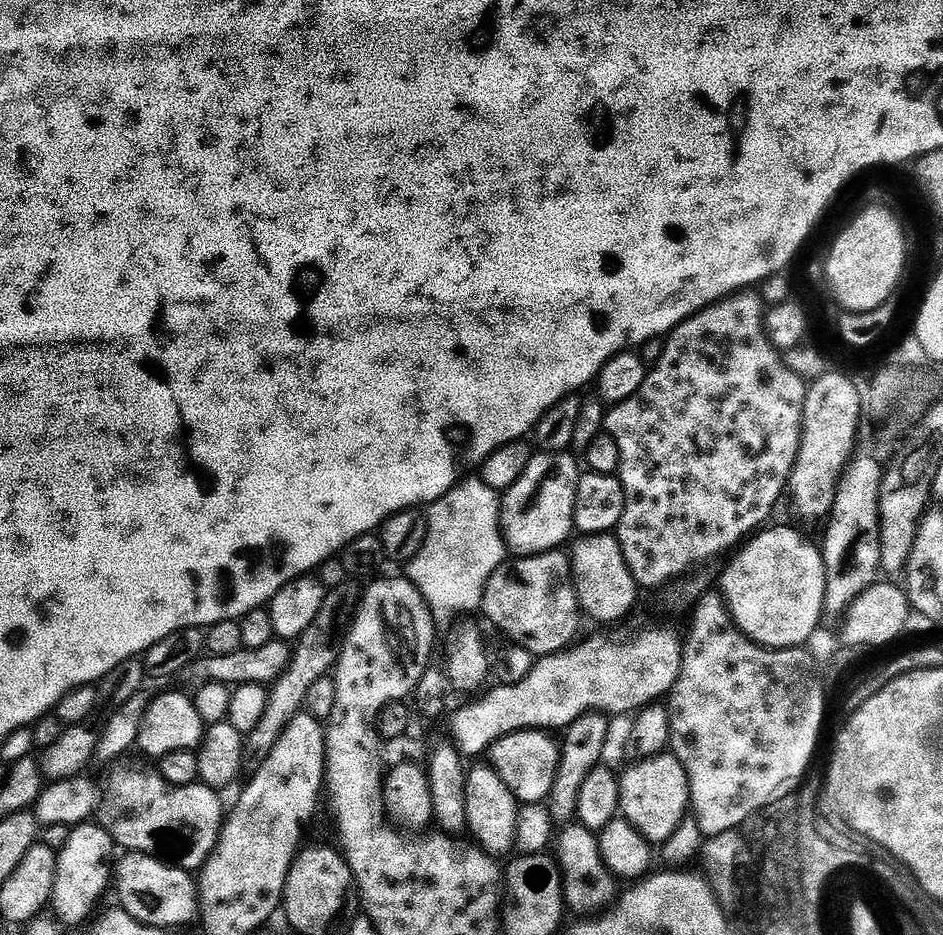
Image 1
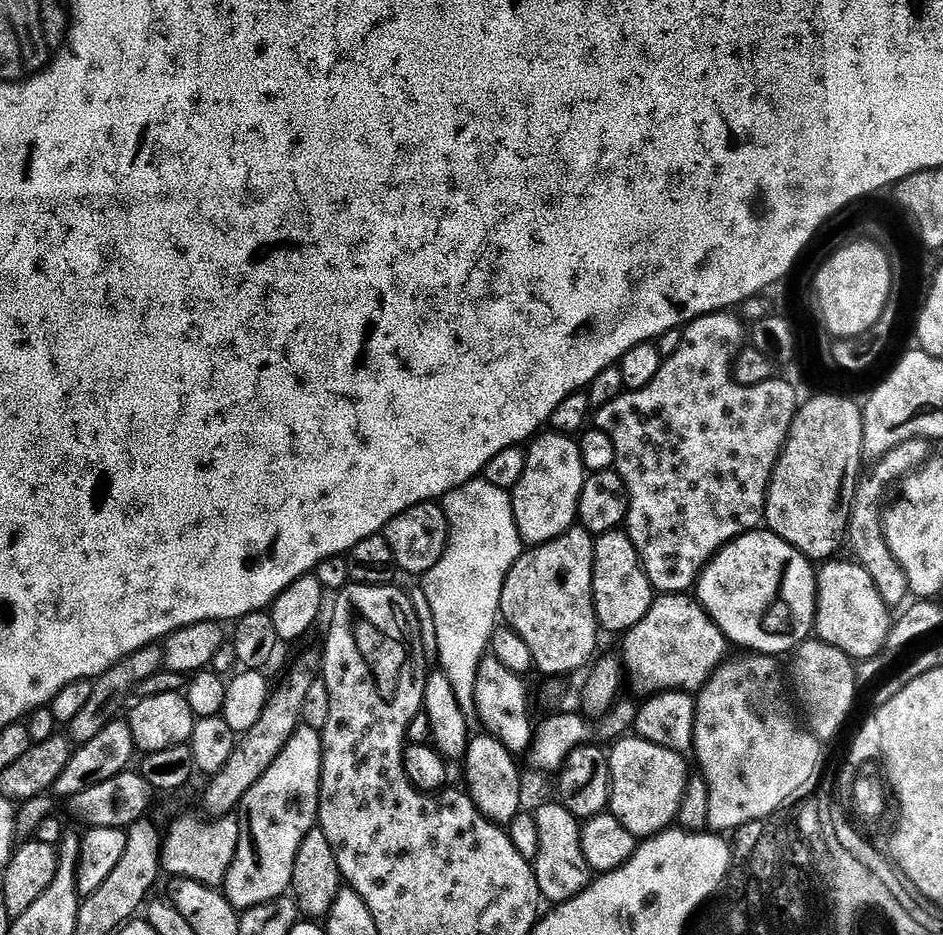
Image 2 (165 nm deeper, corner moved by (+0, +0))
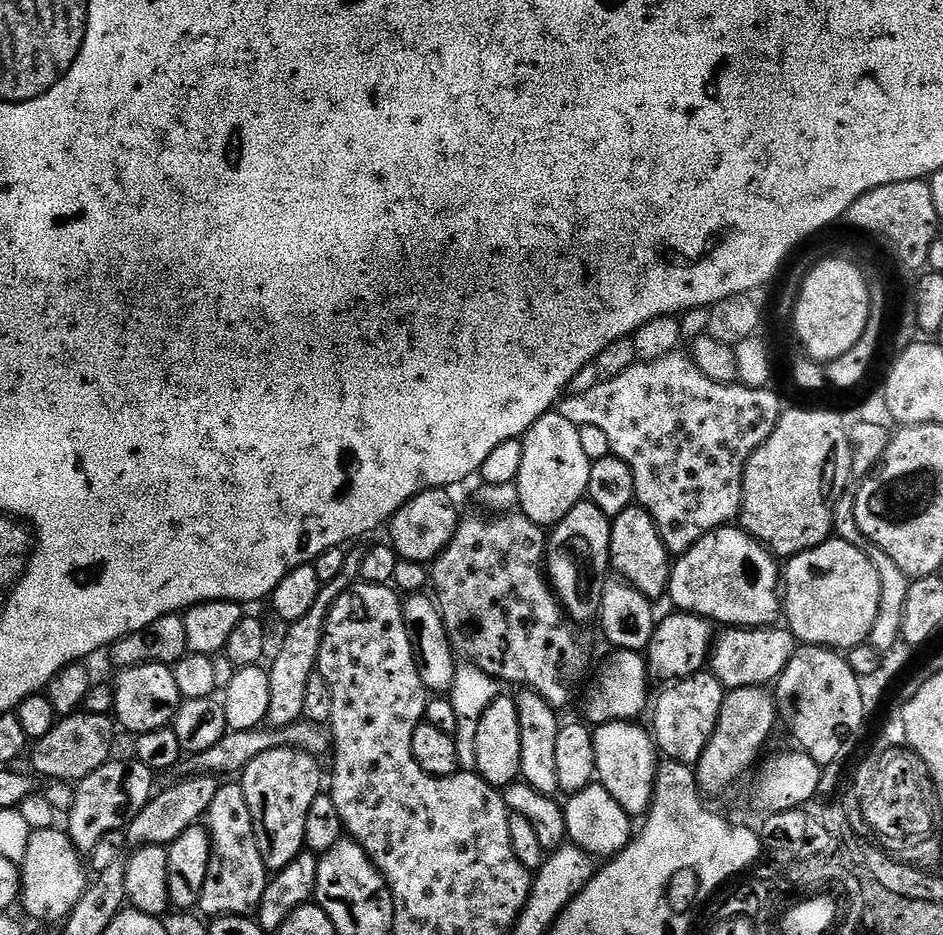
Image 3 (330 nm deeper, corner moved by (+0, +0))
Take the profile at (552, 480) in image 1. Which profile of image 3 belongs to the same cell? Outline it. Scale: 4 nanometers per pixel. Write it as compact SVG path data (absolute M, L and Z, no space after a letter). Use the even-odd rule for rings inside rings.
M553 410L538 418L522 439L522 470L515 482L519 511L536 524L555 526L588 494L592 461L586 458L586 450L582 450L580 428L562 418L559 410Z

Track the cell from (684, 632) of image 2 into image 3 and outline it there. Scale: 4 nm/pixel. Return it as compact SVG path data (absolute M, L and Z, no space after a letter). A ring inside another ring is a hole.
M784 626L762 628L729 627L721 638L715 641L710 653L710 671L723 682L725 689L754 686L763 688L777 683L787 668L787 663L795 656L798 641Z

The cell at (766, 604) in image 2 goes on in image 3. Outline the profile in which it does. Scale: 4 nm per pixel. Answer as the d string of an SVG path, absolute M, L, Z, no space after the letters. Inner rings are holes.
M736 526L718 528L715 532L711 532L702 537L690 551L683 553L677 560L680 561L678 561L677 564L675 561L674 567L670 572L667 595L669 597L672 596L673 602L677 604L675 607L679 609L681 613L692 613L696 616L707 617L708 620L715 622L717 625L720 623L724 624L722 626L735 626L737 628L762 628L777 623L776 615L779 617L782 612L782 568L778 563L777 557L773 555L765 545L761 544L759 540L752 539L747 532Z

